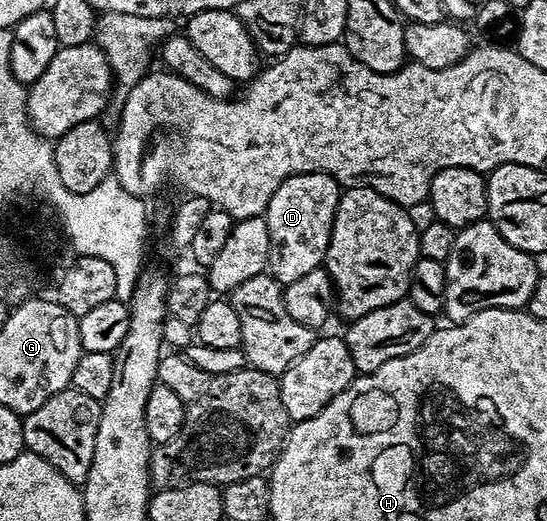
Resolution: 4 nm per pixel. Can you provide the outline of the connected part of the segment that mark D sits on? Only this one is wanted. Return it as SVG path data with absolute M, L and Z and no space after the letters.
M320 170L306 174L293 174L283 180L271 197L263 215L269 237L269 264L267 273L282 287L307 276L324 263L331 228L343 187L329 174Z

